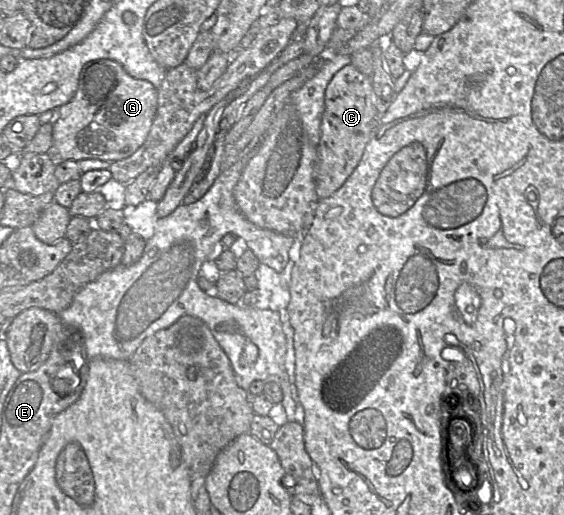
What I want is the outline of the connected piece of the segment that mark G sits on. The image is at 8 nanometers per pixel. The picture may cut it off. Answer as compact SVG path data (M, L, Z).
M110 59L86 63L73 98L55 112L51 155L56 160L114 162L131 156L146 140L158 106L158 89L129 75Z

